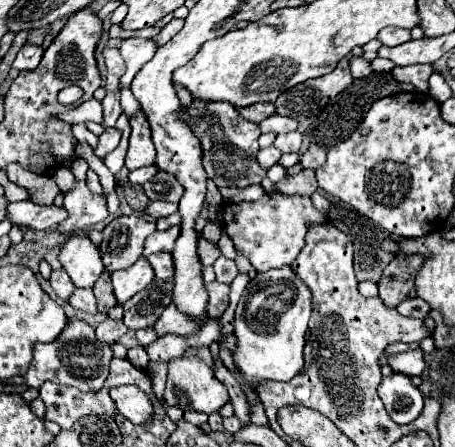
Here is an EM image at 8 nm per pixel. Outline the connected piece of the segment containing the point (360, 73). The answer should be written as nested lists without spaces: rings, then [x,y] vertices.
[[[350,56],[350,68],[352,68],[354,78],[364,78],[372,72],[370,62],[366,62],[364,58],[356,58],[356,56]]]

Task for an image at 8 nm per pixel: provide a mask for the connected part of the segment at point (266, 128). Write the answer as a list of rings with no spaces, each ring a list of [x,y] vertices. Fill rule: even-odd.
[[[272,114],[270,118],[262,120],[258,126],[260,126],[262,132],[276,132],[276,134],[294,132],[298,128],[298,120],[286,118],[286,116],[280,116],[280,114]]]

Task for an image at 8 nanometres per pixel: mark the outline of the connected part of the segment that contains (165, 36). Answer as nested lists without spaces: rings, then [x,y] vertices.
[[[172,18],[164,28],[162,28],[162,32],[154,38],[154,42],[158,44],[158,46],[162,46],[162,44],[166,44],[180,28],[184,26],[184,20],[180,20],[180,18]]]

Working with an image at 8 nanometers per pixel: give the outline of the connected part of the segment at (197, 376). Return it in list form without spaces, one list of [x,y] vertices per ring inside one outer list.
[[[196,356],[176,358],[168,362],[168,382],[166,382],[164,400],[170,406],[182,408],[182,410],[196,410],[196,412],[204,412],[210,416],[228,402],[228,390],[200,358]]]

